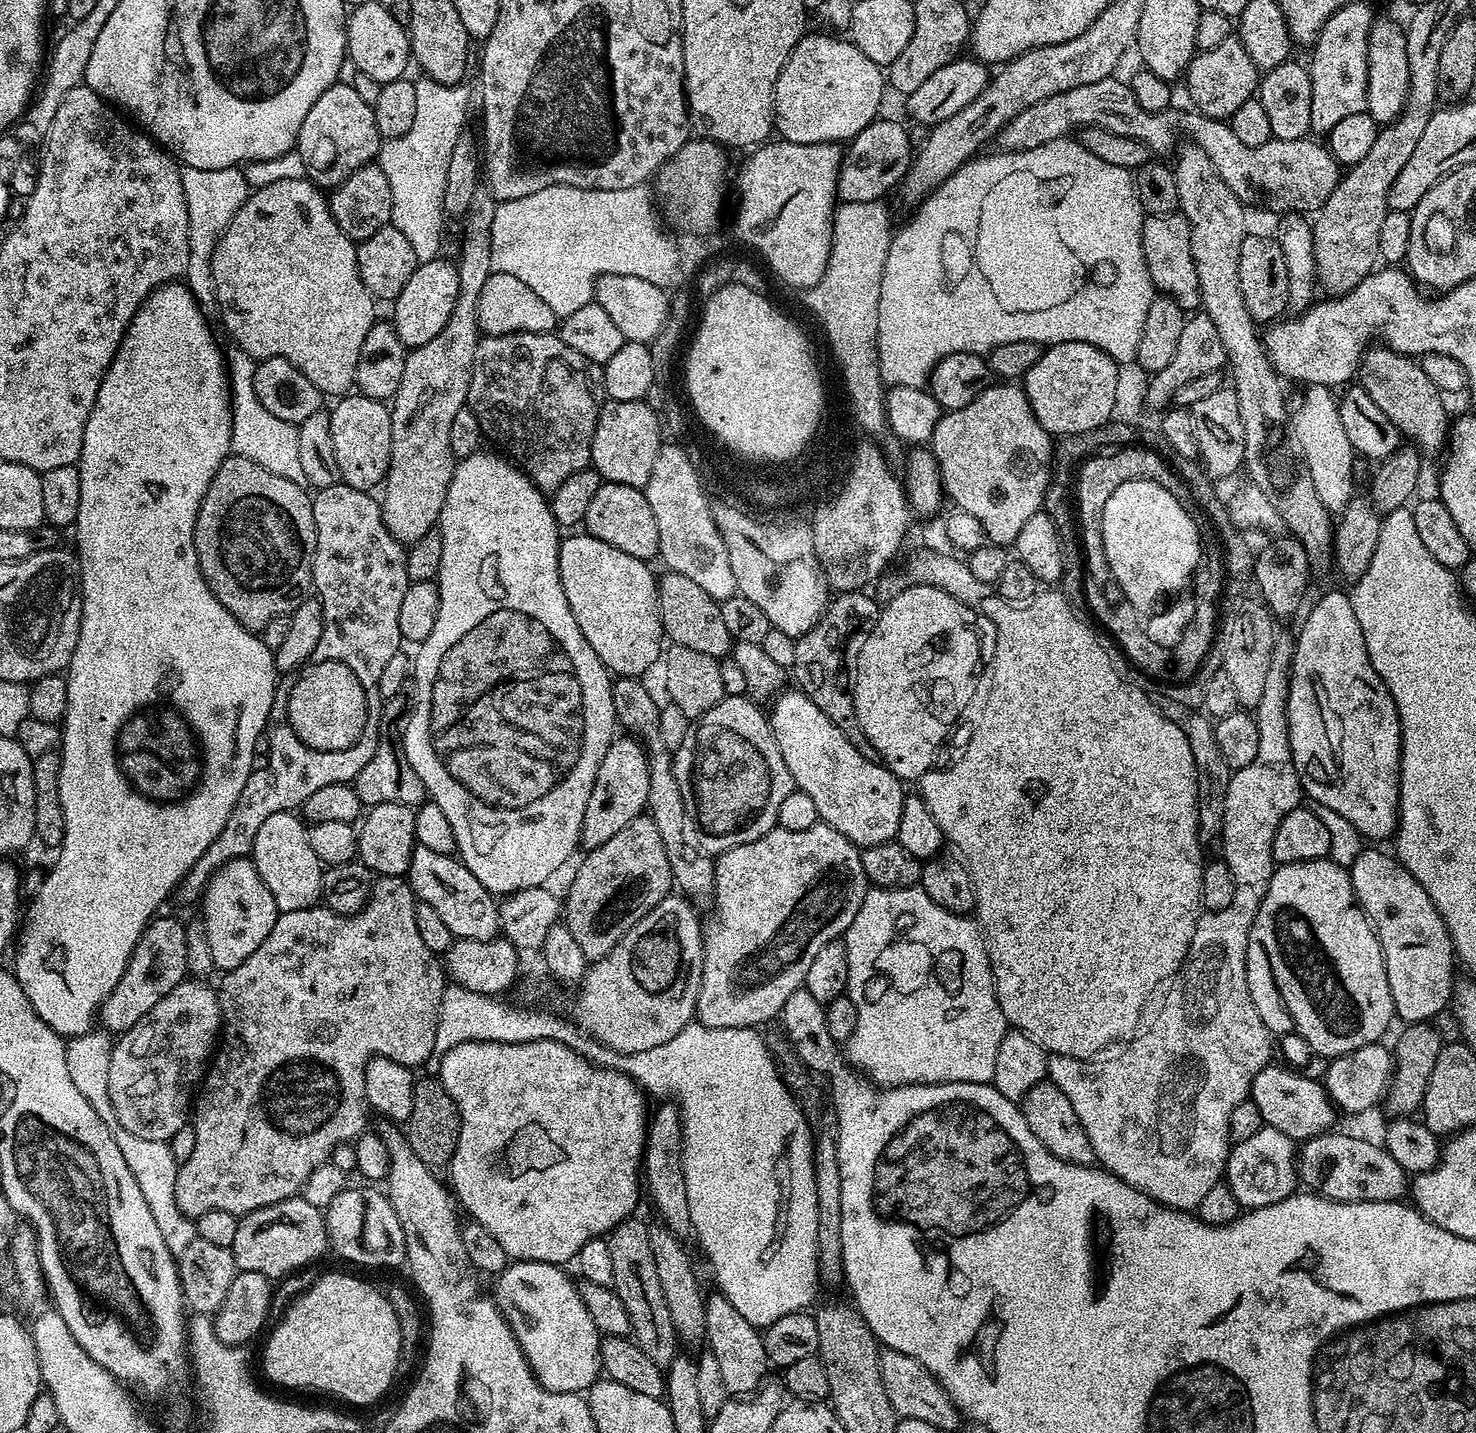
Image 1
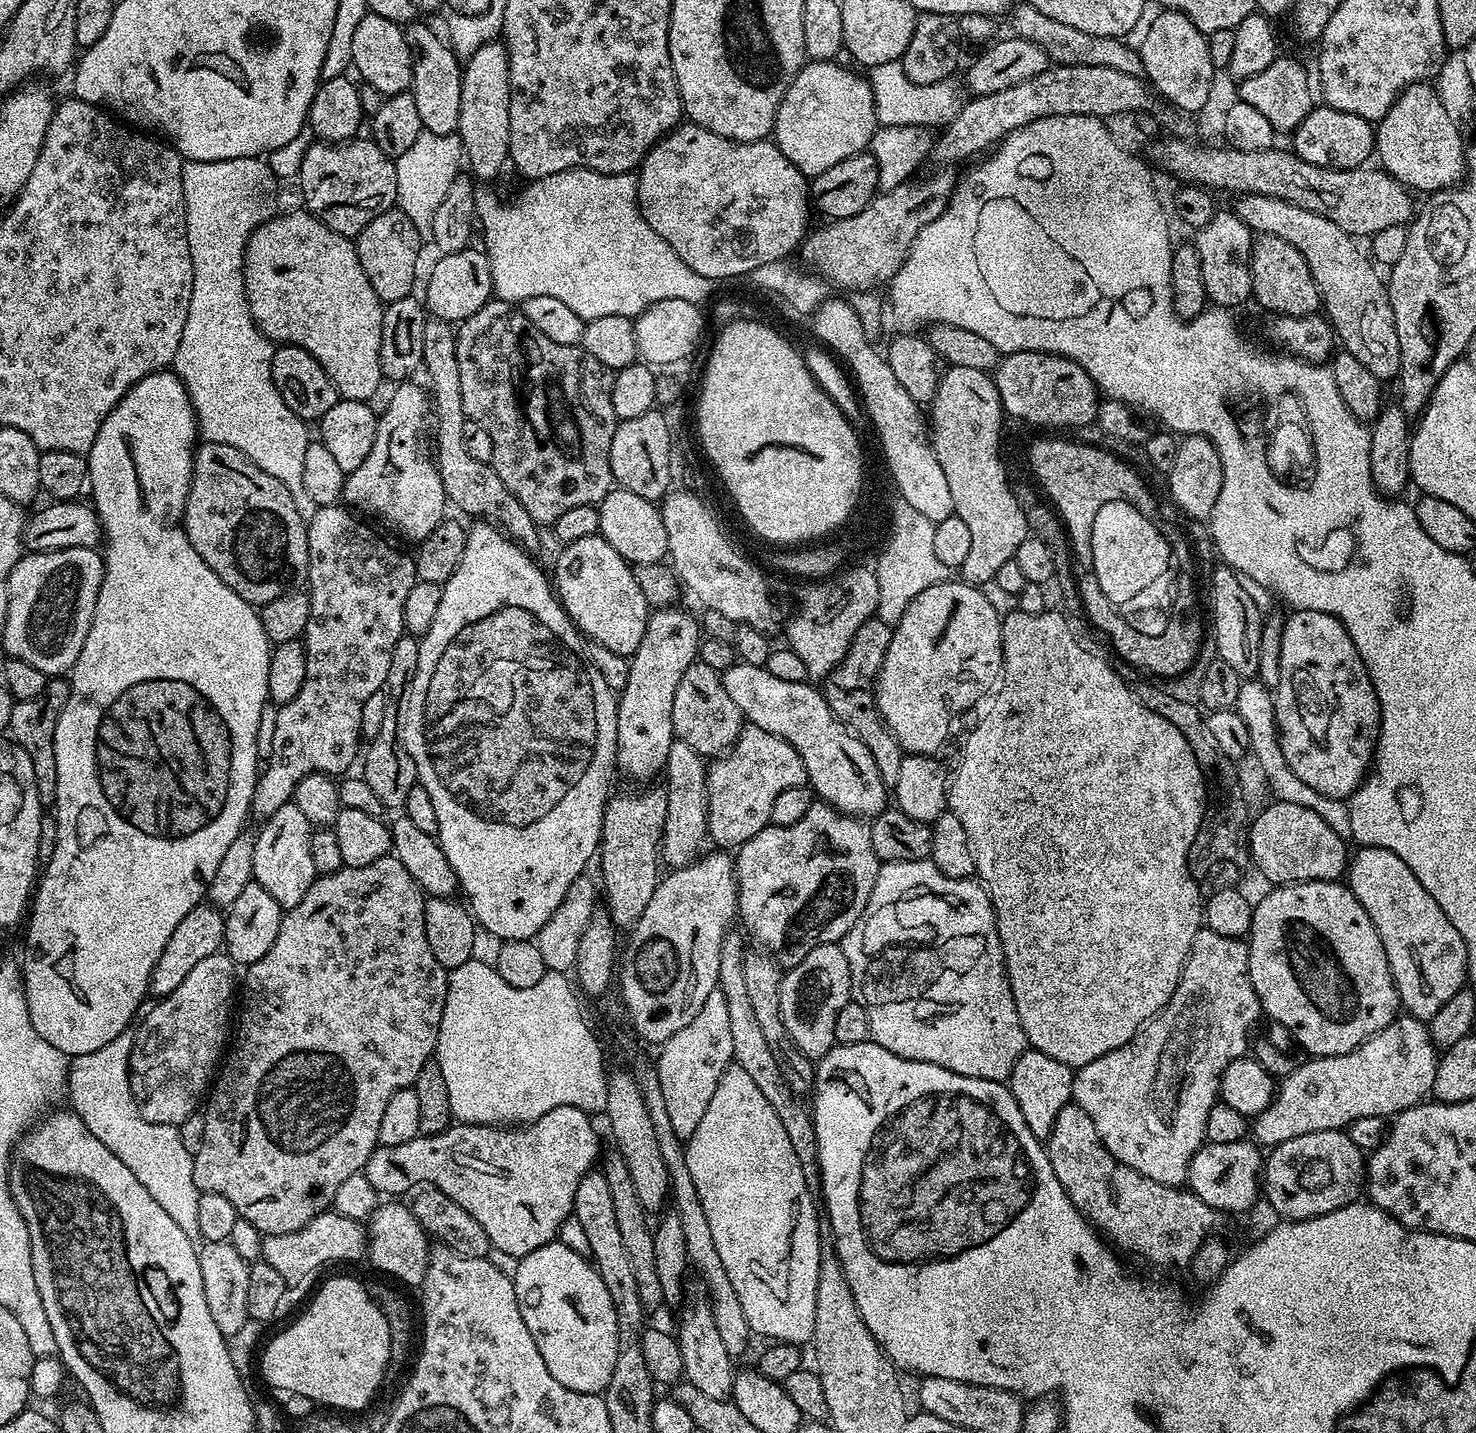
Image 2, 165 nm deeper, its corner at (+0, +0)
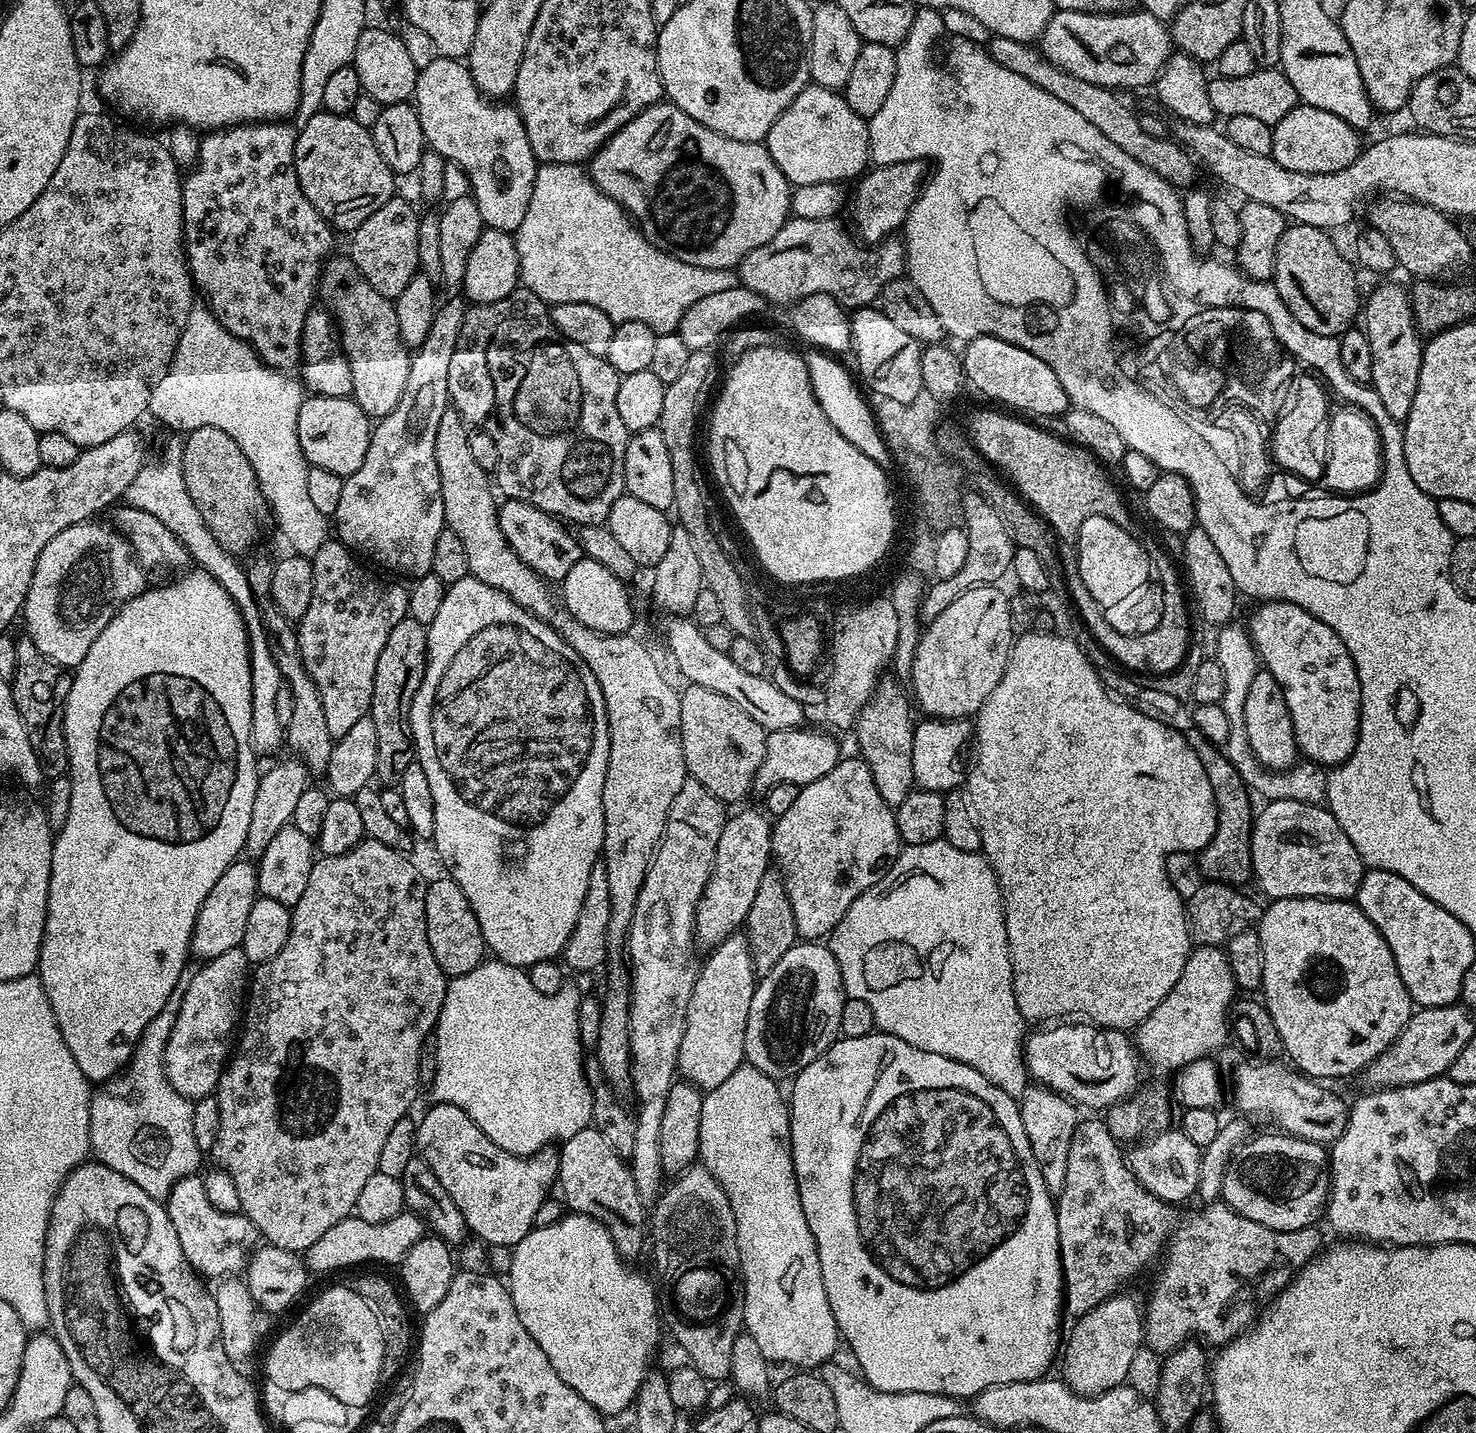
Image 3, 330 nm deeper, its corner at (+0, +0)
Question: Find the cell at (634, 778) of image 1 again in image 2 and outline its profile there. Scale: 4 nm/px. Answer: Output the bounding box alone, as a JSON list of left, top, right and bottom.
[616,607,702,782]

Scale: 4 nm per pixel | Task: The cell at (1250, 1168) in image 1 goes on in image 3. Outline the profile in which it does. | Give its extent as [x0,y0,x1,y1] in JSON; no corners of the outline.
[1127,1130,1202,1206]

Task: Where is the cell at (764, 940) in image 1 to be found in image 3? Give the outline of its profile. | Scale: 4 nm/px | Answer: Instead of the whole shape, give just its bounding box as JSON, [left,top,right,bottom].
[772,758,901,942]

